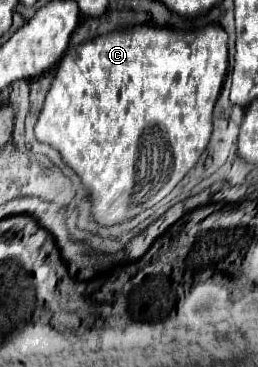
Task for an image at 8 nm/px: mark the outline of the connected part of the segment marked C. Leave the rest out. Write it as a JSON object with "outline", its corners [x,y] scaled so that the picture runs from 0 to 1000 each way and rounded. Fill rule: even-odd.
{"outline":[[[550,65],[496,74],[496,79],[457,79],[457,84],[434,84],[419,95],[364,101],[364,106],[326,112],[318,123],[302,123],[287,134],[264,134],[256,150],[240,155],[240,166],[225,172],[194,248],[178,259],[178,275],[171,275],[171,297],[163,297],[147,335],[140,335],[140,379],[225,406],[240,433],[310,477],[326,510],[349,520],[357,586],[364,586],[372,608],[419,619],[419,613],[496,602],[496,597],[527,591],[535,580],[566,575],[574,564],[605,559],[612,548],[628,548],[775,433],[775,422],[783,422],[783,411],[806,395],[814,368],[822,368],[822,302],[829,302],[837,270],[853,259],[876,188],[884,188],[884,95],[853,68],[798,68],[721,87],[636,71]]]}

